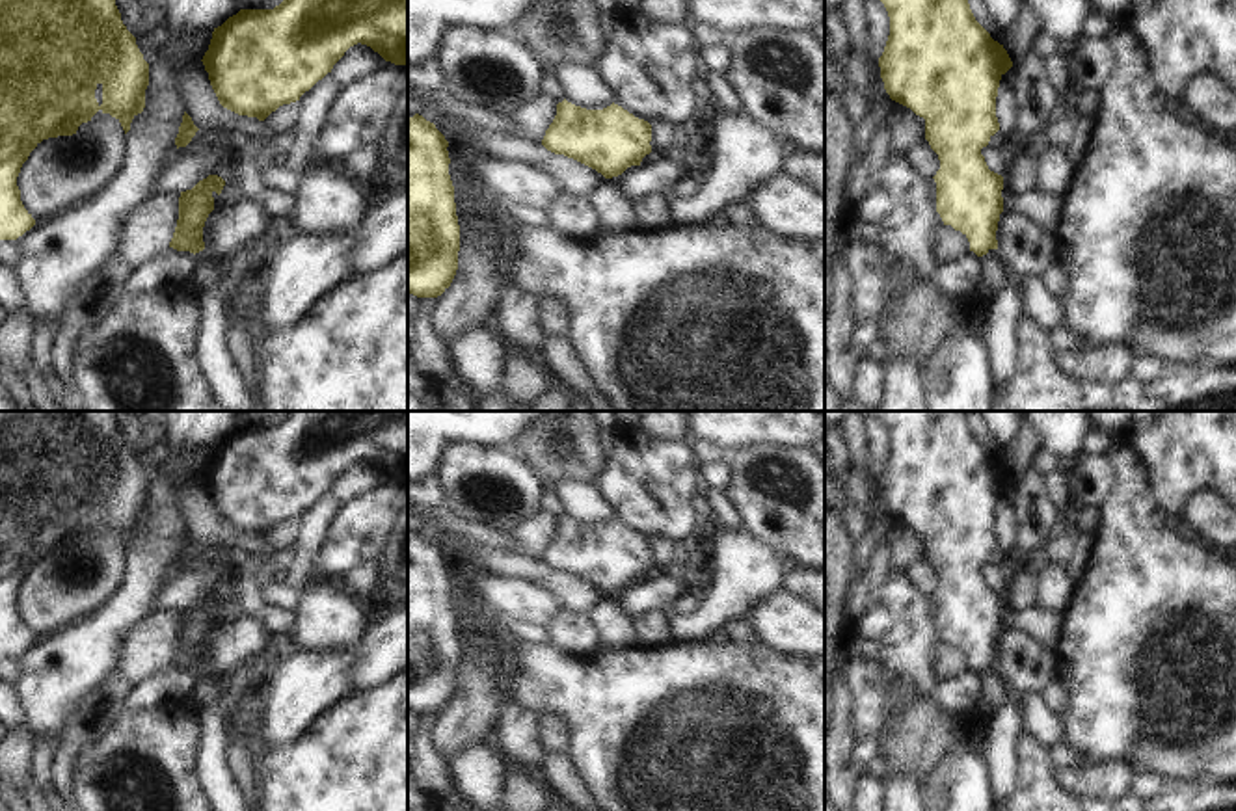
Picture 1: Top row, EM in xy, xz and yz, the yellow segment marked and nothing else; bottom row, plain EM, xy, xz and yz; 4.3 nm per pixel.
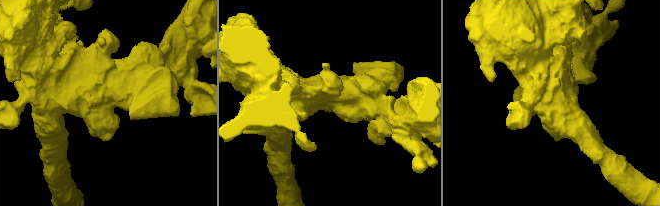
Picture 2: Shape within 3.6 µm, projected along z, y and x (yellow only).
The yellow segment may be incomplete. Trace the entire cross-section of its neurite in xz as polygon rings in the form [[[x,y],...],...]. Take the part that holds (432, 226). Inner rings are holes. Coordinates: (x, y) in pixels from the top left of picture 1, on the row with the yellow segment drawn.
[[[419,113],[408,119],[408,292],[417,298],[441,296],[458,270],[460,225],[447,147],[434,123]]]

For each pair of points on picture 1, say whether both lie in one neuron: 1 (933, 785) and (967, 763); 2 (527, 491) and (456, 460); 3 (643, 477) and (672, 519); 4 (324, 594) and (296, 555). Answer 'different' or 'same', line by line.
1: same
2: same
3: same
4: different

